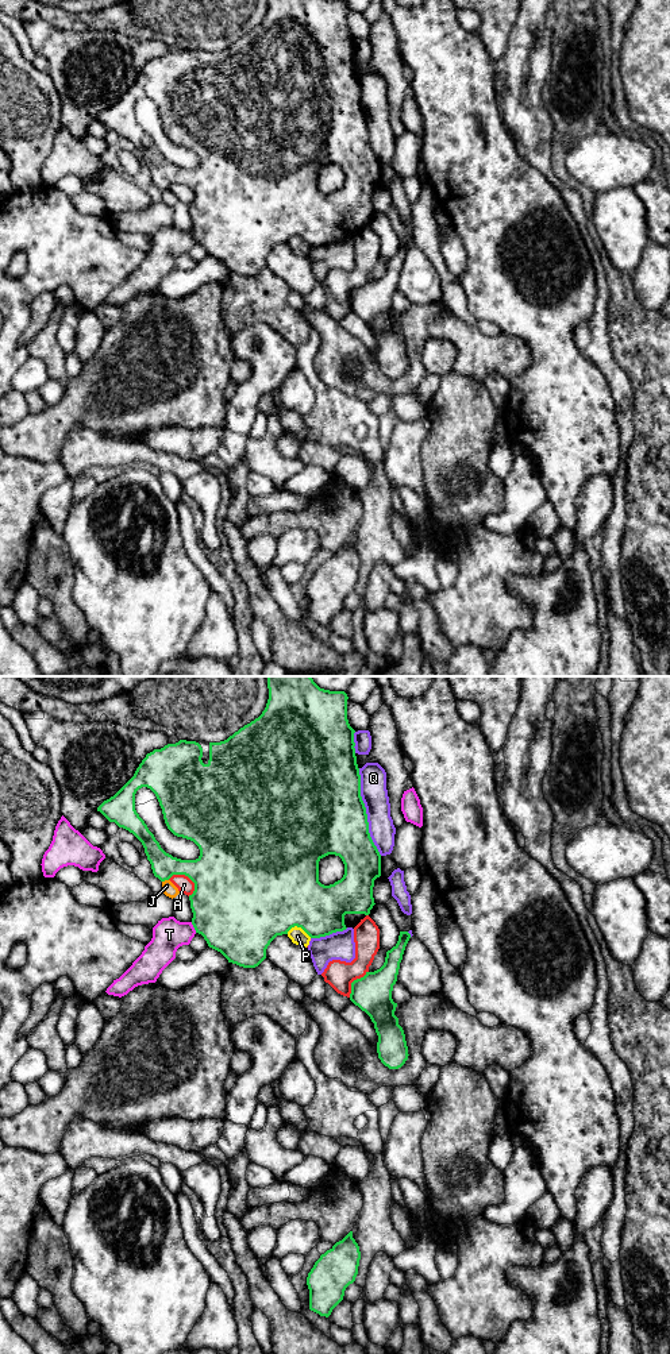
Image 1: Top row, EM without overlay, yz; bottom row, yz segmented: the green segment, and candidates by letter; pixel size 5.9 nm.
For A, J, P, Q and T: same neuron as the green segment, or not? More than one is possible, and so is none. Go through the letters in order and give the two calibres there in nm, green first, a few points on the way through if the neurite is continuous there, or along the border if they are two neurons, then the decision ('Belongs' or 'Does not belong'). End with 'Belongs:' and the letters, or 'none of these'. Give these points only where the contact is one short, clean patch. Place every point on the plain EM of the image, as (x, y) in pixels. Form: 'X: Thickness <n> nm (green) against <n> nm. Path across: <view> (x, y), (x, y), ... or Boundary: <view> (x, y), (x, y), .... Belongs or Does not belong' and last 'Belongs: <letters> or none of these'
A: Thickness 400 nm (green) against 90 nm. Does not belong
J: Thickness 190 nm (green) against 80 nm. Does not belong
P: Thickness 480 nm (green) against 90 nm. Does not belong
Q: Thickness 500 nm (green) against 160 nm. Does not belong
T: Thickness 460 nm (green) against 190 nm. Does not belong
Belongs: none of these

